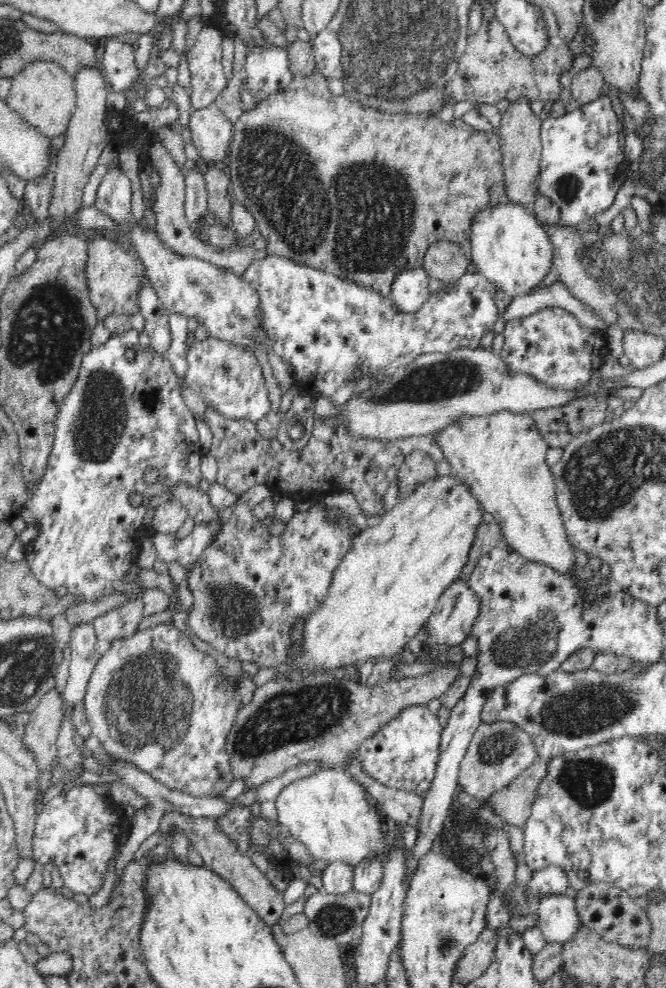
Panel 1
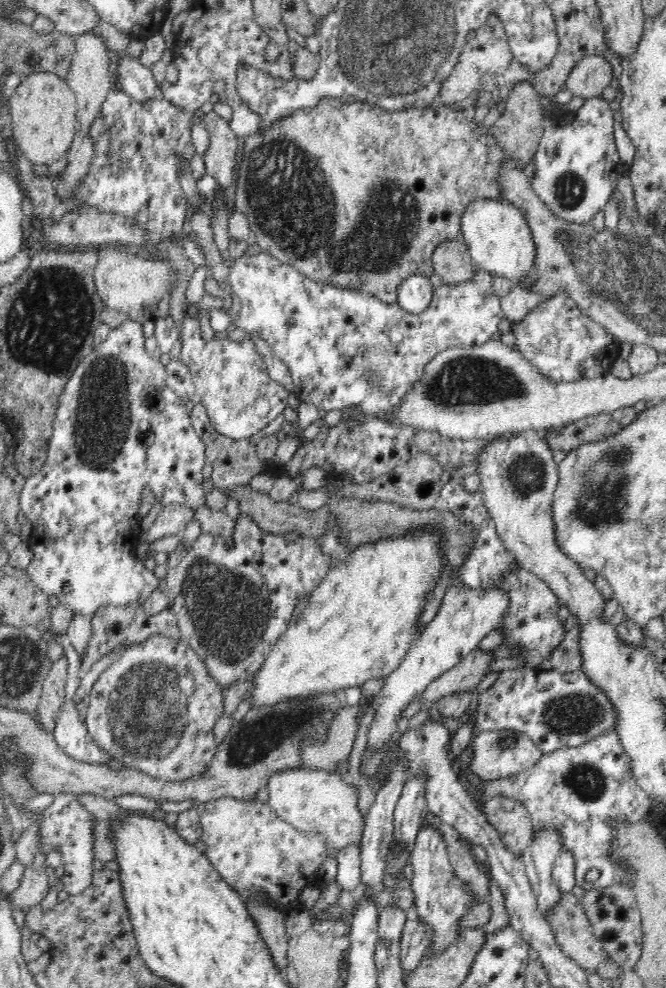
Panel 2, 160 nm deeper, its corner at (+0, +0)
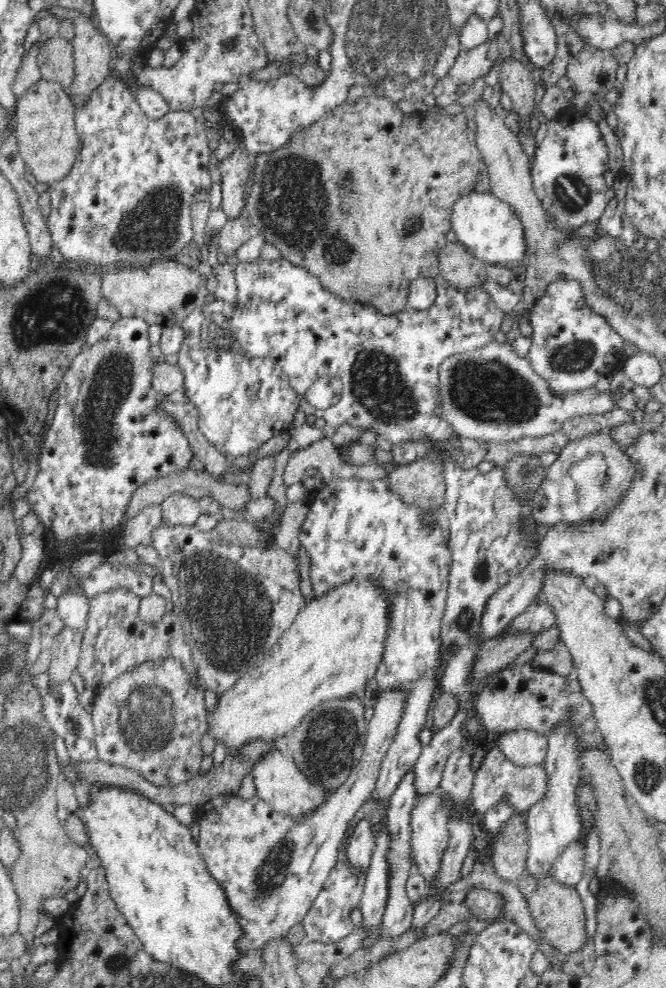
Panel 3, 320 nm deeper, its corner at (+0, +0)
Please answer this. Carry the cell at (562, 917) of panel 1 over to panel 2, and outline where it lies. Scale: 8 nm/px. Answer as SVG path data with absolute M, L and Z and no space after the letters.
M540 830L520 856L537 906L544 916L558 906L562 898L562 892L552 880L552 866L561 851L561 834L557 830Z

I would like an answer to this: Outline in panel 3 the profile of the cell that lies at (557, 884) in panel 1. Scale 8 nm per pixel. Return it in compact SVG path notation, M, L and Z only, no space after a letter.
M578 840L571 842L554 861L550 875L562 885L576 887L584 872L584 856Z

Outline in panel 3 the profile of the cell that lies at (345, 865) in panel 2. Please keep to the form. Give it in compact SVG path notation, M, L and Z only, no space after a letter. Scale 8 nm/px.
M371 816L360 820L354 829L354 834L349 838L346 849L346 862L356 867L362 873L368 872L371 858L375 849L375 838L373 836L373 824Z

